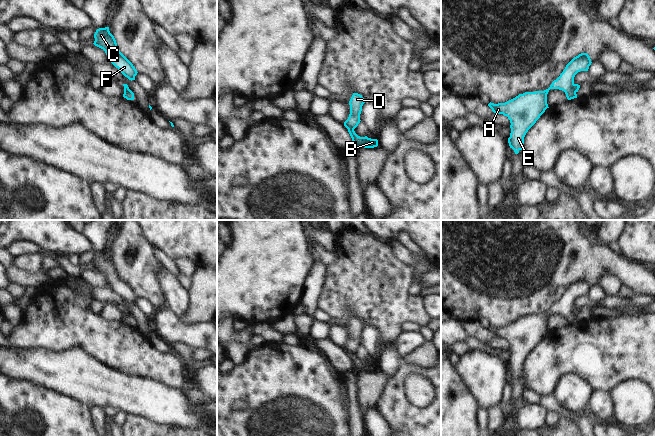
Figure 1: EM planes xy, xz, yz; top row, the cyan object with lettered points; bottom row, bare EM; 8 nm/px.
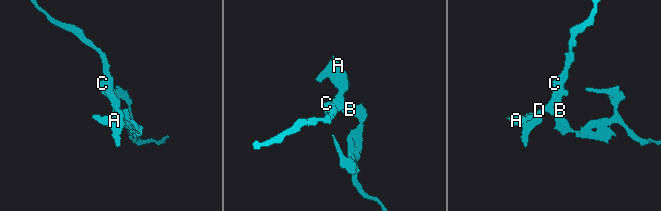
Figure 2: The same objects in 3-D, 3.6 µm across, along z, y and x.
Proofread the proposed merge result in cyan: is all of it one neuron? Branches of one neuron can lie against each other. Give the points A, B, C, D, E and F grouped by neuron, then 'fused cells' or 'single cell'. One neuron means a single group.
groups A C D E F / B; fused cells

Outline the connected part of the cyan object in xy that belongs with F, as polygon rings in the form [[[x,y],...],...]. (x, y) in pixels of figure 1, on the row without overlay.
[[[109,251],[99,252],[94,258],[94,269],[103,273],[110,285],[125,301],[135,304],[137,294],[133,288],[120,276]]]

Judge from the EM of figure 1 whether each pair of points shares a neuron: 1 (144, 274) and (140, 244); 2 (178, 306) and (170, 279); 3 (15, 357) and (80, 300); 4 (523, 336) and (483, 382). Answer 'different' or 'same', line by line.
1: same
2: same
3: different
4: different

